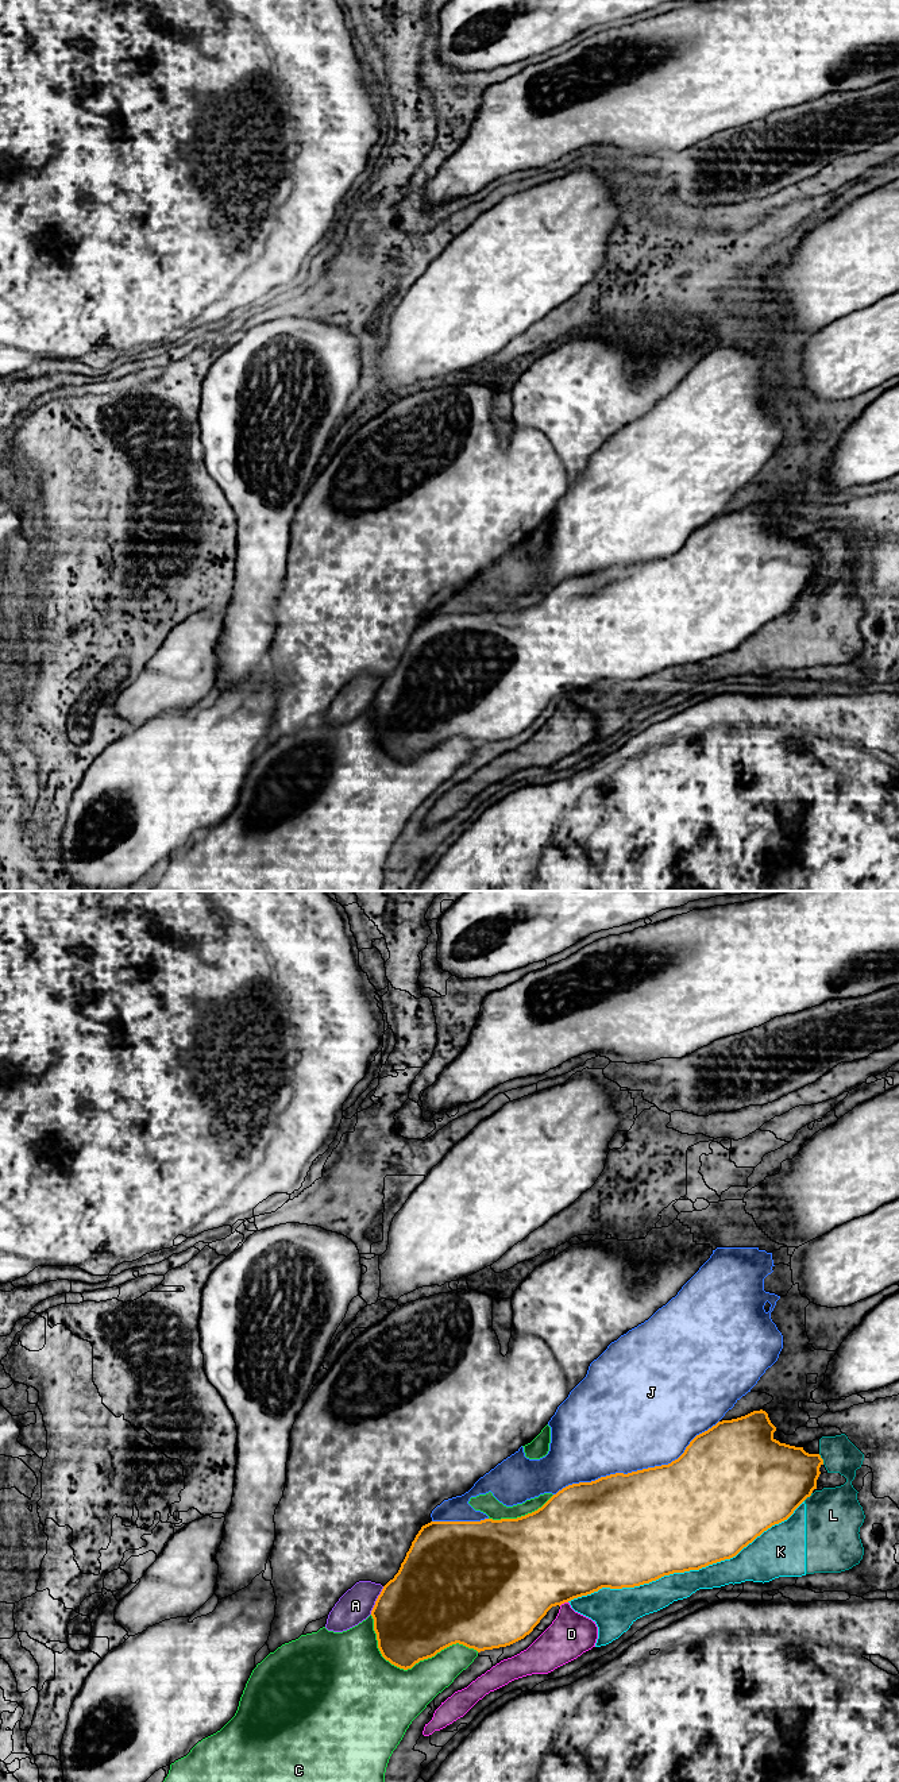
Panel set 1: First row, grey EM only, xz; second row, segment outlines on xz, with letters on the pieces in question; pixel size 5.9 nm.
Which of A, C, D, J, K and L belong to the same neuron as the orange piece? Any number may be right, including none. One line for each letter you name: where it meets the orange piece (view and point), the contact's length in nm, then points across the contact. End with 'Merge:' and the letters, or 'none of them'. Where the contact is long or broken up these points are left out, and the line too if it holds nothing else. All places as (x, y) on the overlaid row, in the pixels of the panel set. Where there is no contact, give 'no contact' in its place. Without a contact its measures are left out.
Merge: none of them

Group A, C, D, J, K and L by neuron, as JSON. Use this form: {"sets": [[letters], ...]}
{"sets": [["A"], ["C"], ["D"], ["J"], ["K", "L"]]}

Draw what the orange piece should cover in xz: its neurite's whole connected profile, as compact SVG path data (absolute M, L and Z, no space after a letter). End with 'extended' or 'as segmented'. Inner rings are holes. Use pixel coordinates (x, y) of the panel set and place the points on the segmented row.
M763 1409L745 1416L722 1420L707 1431L697 1435L684 1453L668 1465L648 1467L628 1474L616 1473L601 1477L591 1482L572 1484L553 1494L541 1508L517 1519L485 1519L481 1521L431 1521L421 1527L398 1573L390 1580L378 1596L371 1611L378 1648L382 1656L391 1665L408 1670L420 1660L435 1656L452 1644L463 1644L478 1652L510 1646L526 1635L540 1623L547 1612L574 1598L591 1594L602 1588L622 1589L634 1588L656 1581L674 1573L699 1570L709 1565L736 1557L744 1547L752 1543L764 1531L787 1520L794 1511L817 1489L819 1467L823 1459L819 1454L809 1454L803 1447L780 1443L773 1438L776 1427Z | as segmented

